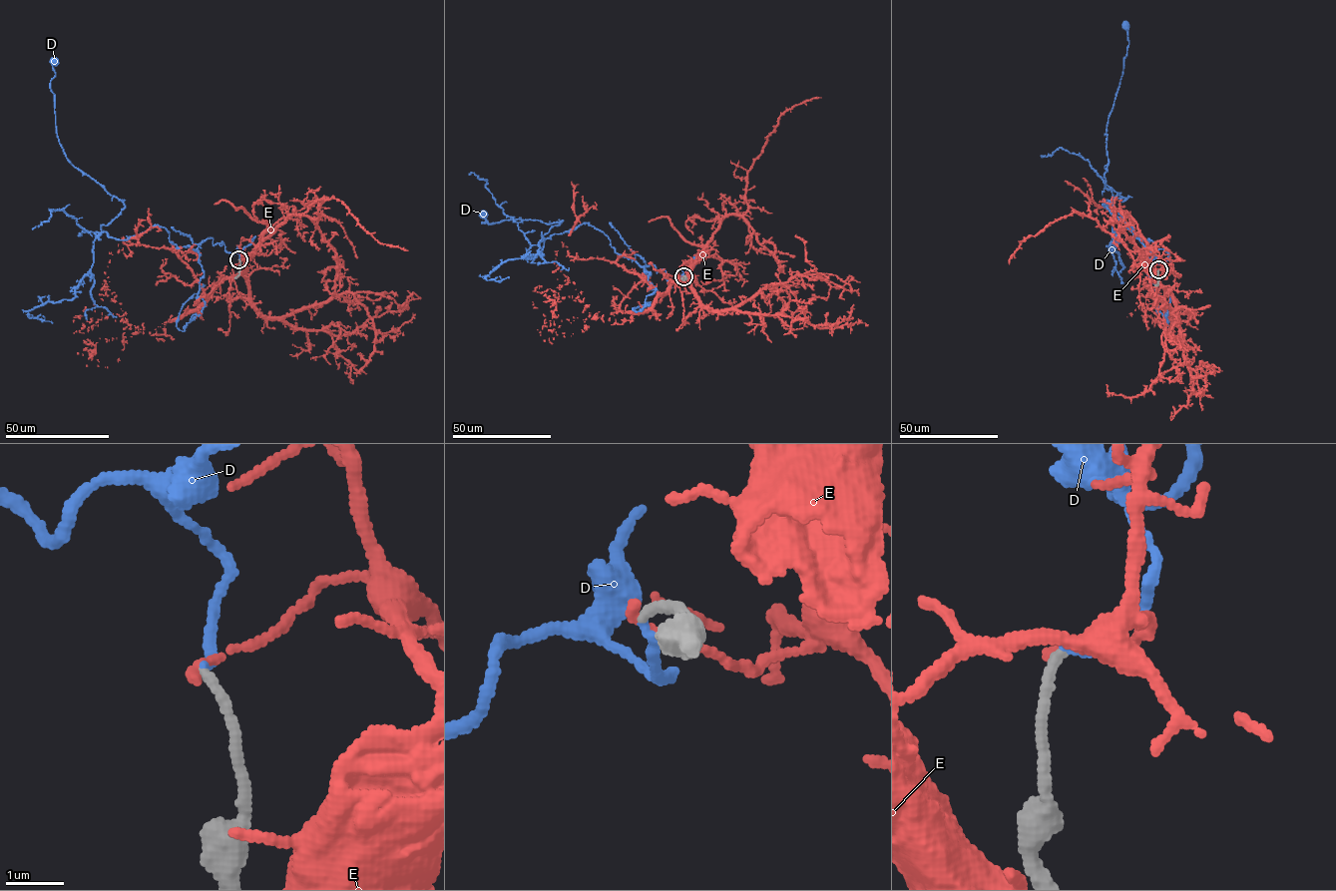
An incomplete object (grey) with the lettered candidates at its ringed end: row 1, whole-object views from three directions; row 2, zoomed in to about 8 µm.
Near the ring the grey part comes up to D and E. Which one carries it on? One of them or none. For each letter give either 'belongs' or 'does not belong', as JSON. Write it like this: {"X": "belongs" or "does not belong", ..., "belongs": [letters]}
{"D": "belongs", "E": "does not belong", "belongs": ["D"]}

